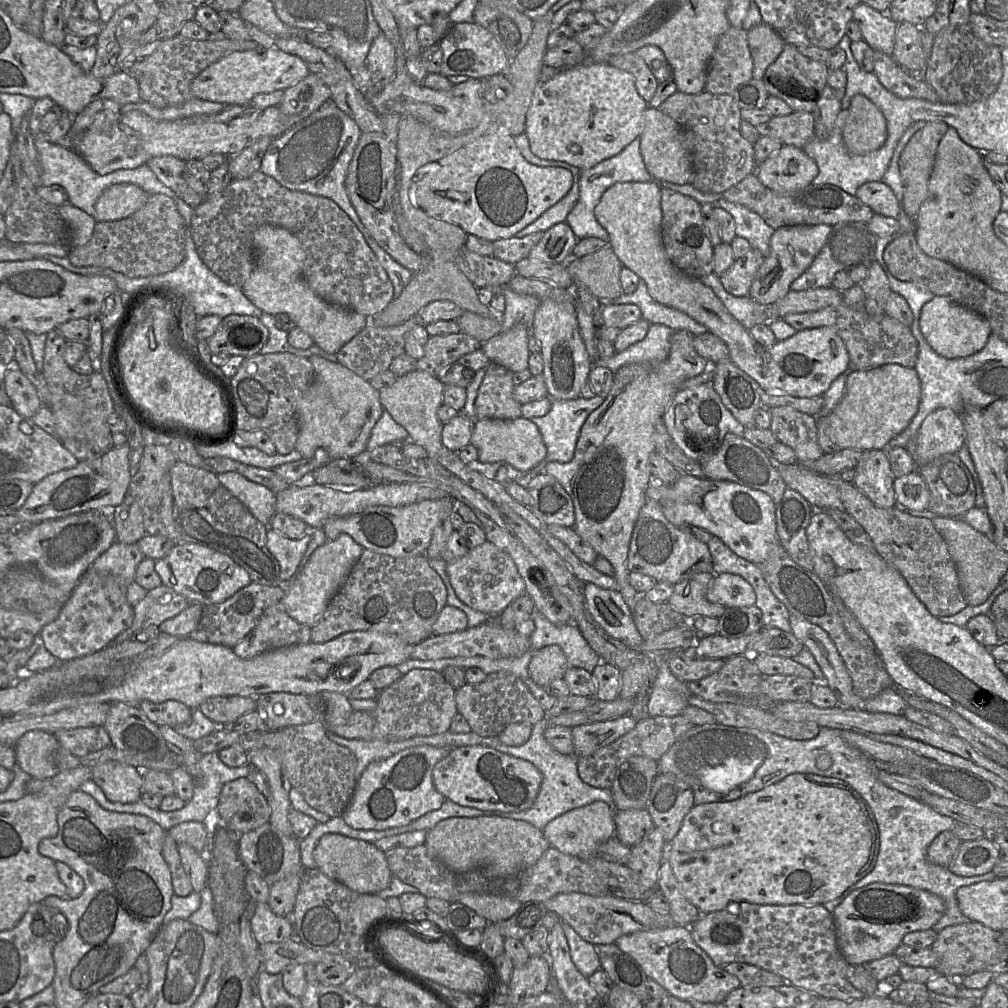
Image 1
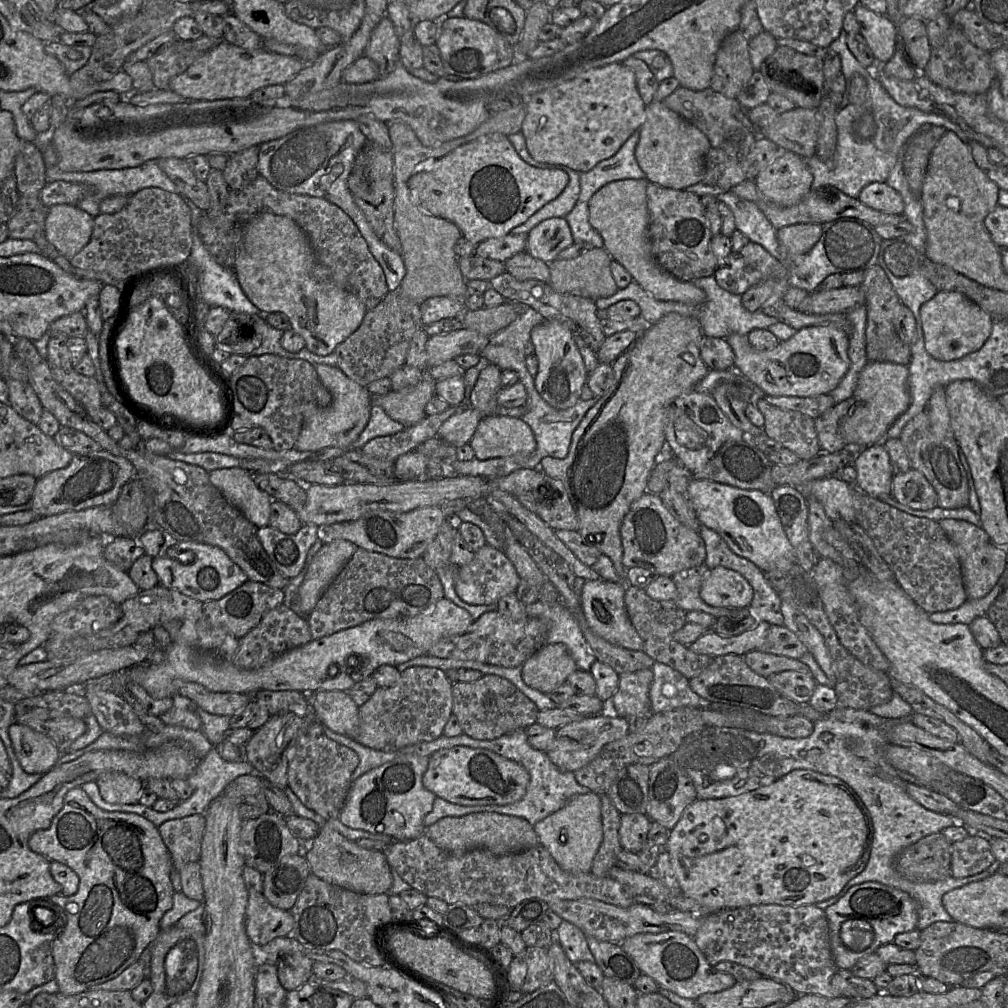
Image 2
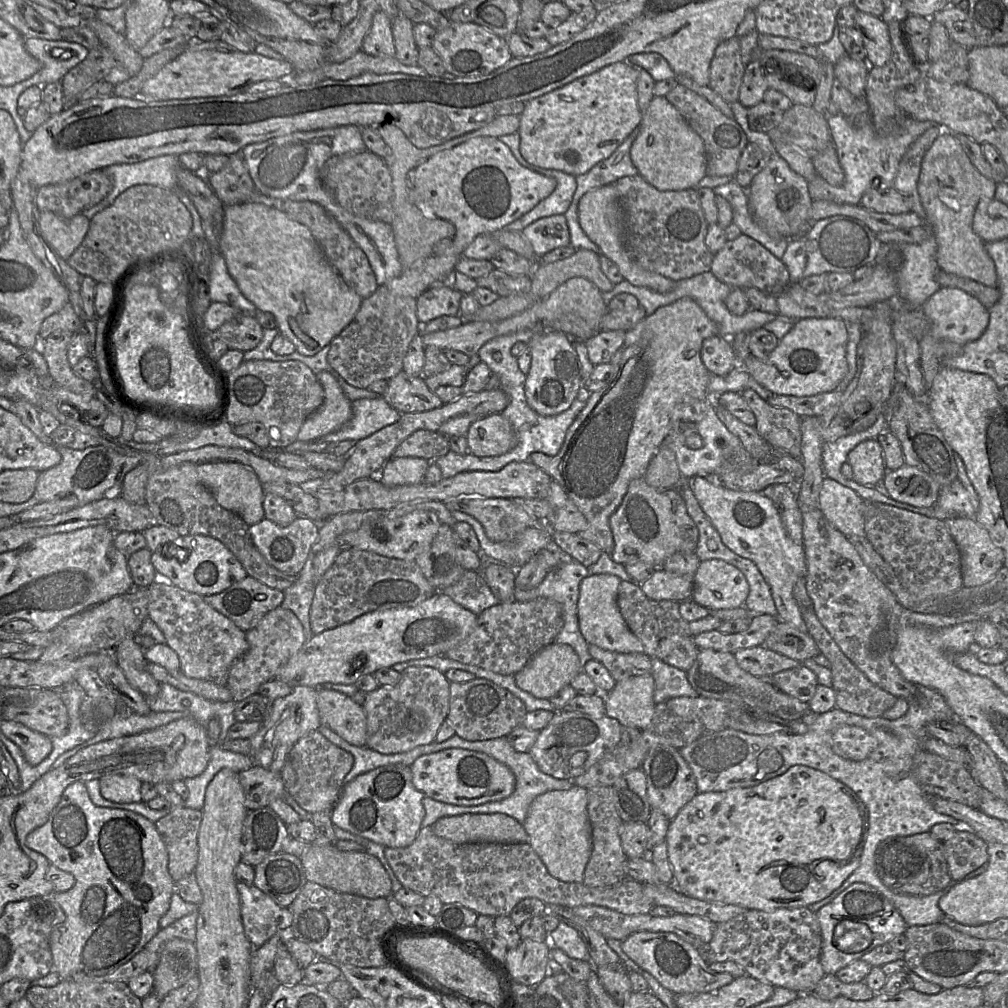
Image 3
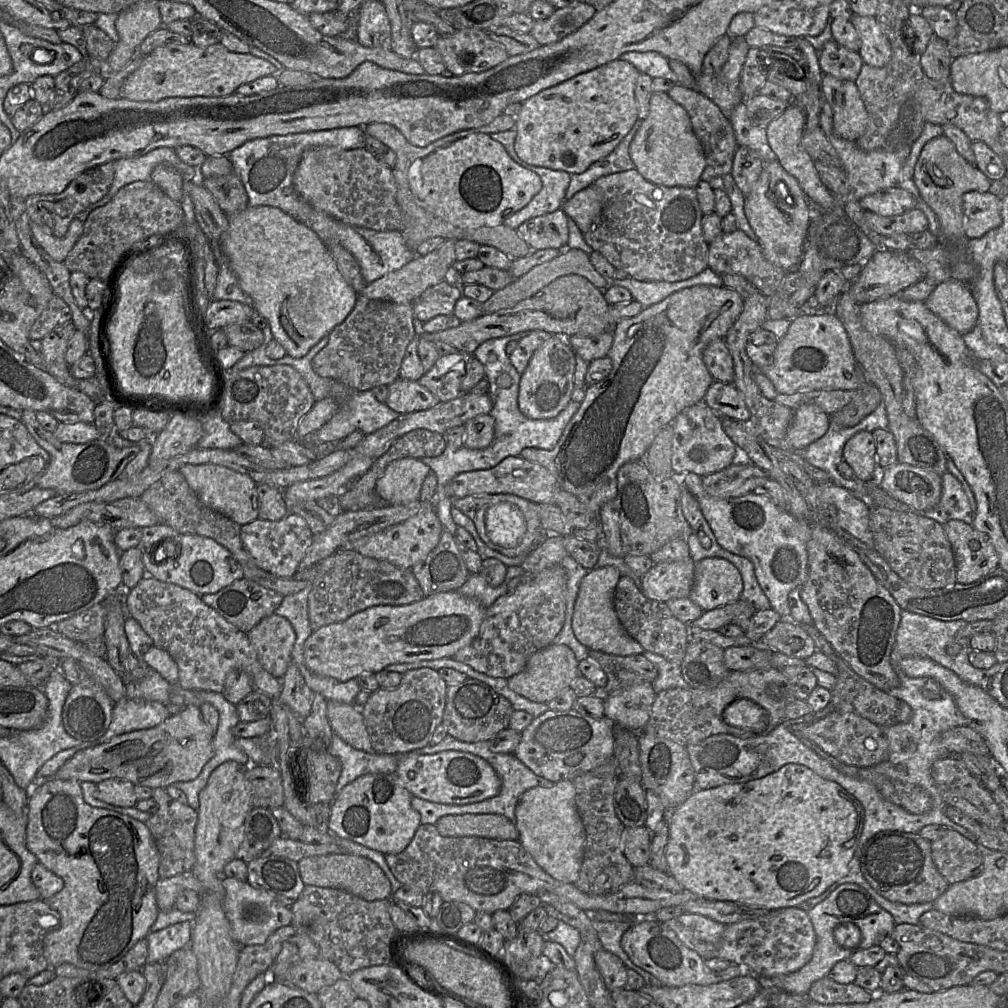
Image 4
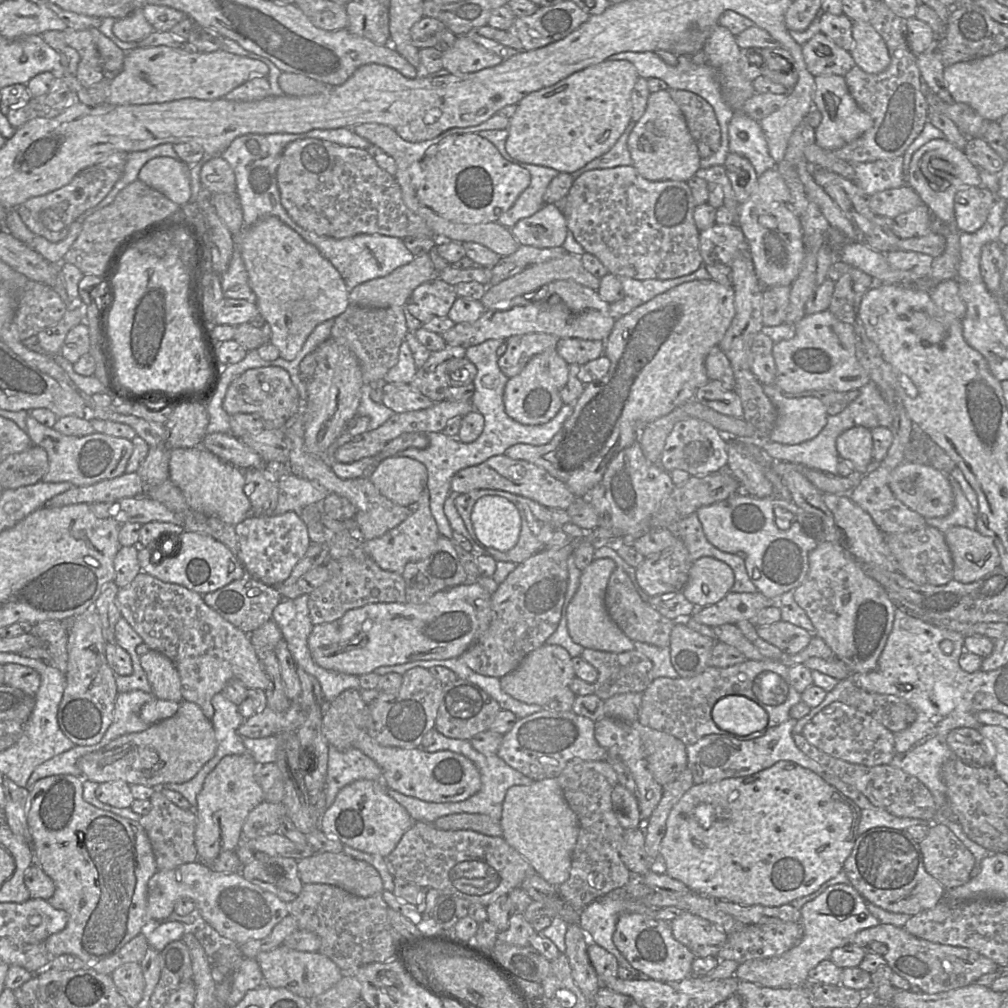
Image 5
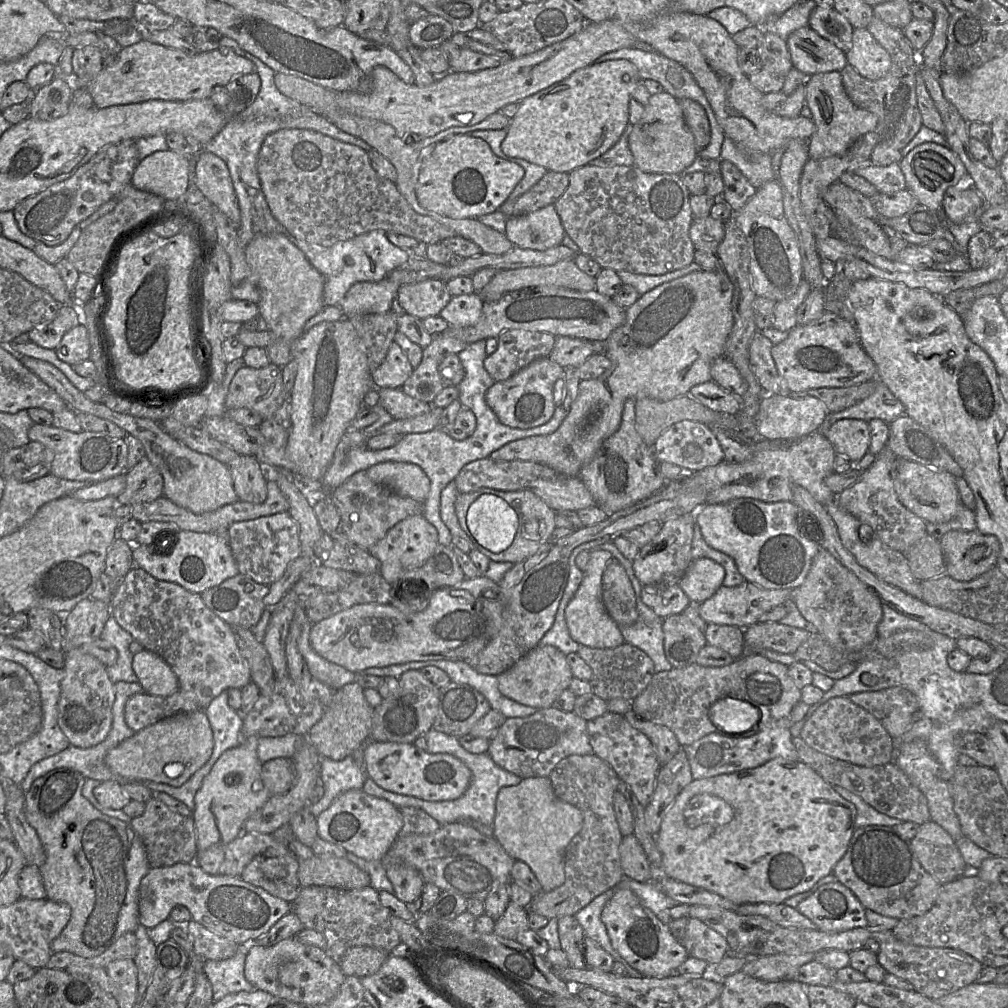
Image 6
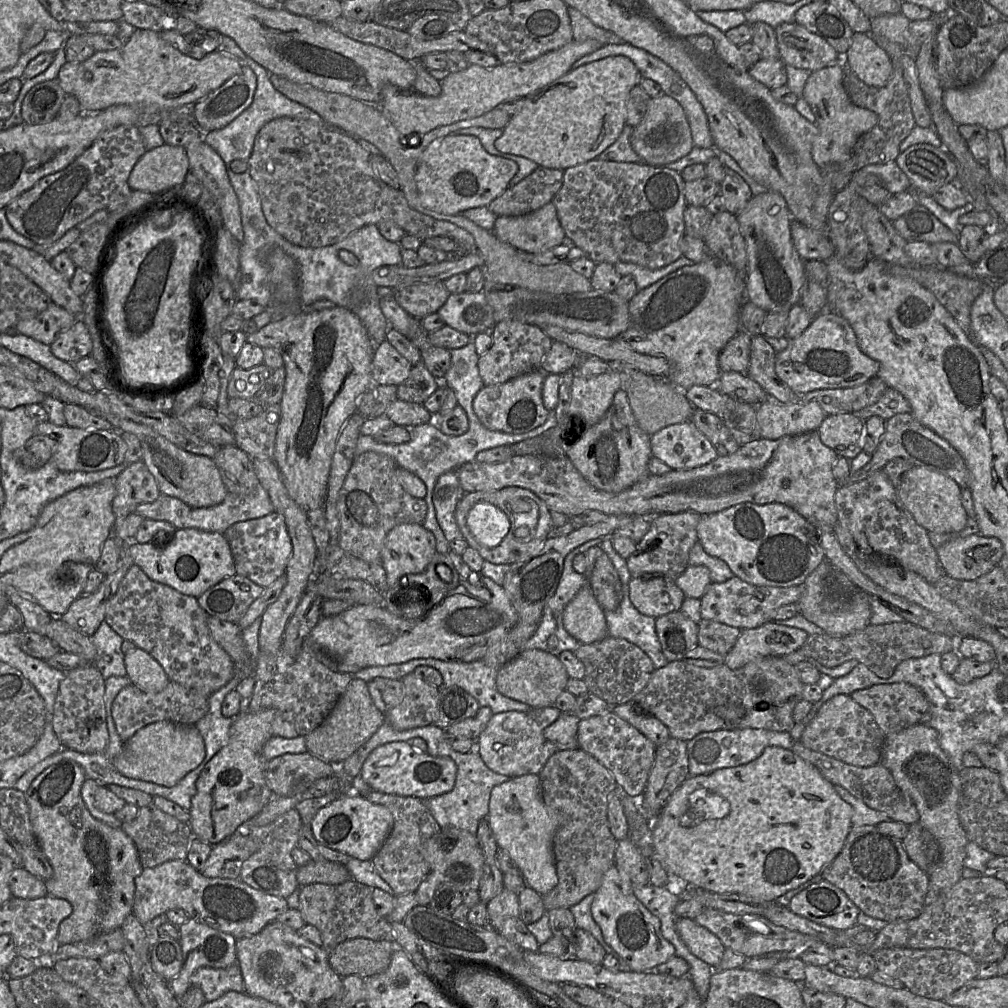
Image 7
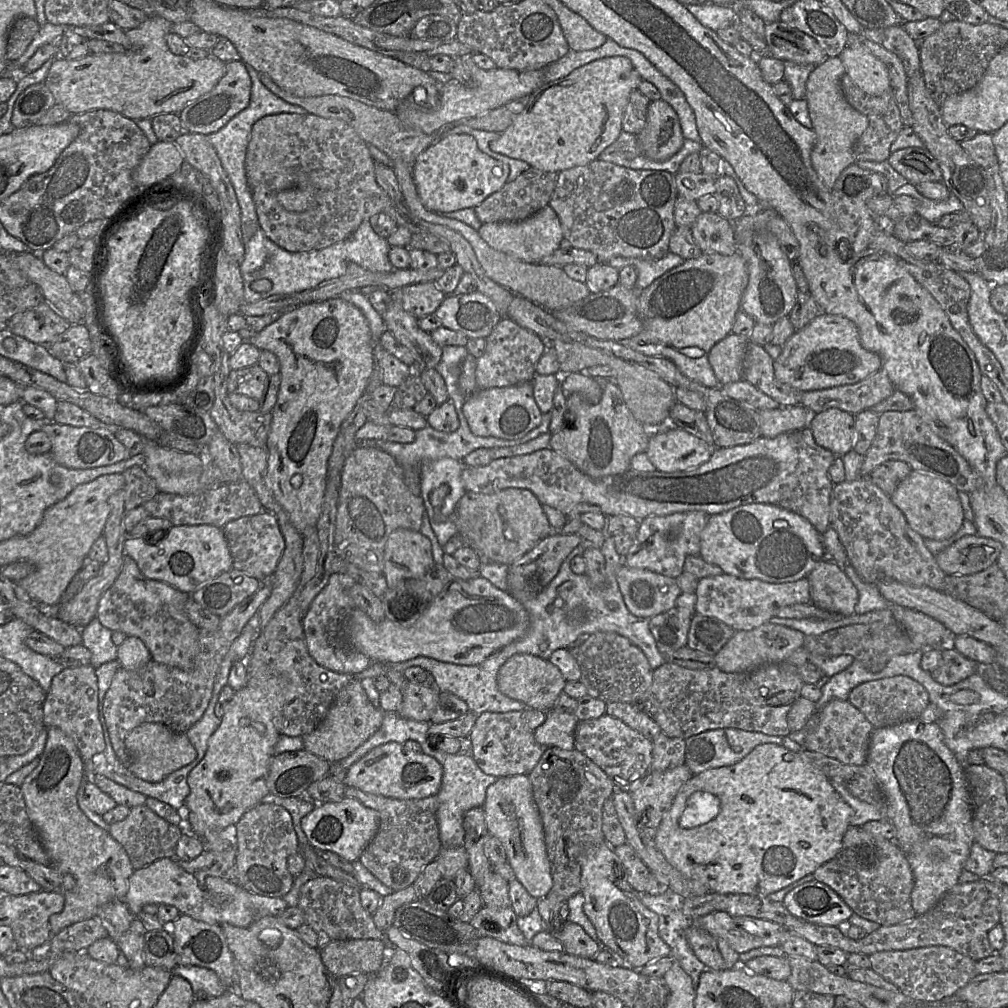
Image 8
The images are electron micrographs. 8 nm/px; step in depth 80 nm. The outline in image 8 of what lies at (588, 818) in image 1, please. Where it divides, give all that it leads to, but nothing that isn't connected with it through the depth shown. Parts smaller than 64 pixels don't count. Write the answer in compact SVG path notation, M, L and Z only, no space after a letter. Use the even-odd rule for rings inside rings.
M528 775L498 778L487 788L482 809L487 830L501 842L516 879L531 896L537 899L546 896L553 886L553 881L543 824Z

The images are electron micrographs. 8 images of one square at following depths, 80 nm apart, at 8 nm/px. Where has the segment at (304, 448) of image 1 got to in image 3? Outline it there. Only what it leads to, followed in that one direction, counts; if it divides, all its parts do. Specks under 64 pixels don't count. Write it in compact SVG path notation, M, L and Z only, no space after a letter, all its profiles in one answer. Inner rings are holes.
M327 371L316 375L324 389L324 401L303 422L297 436L300 441L316 440L338 430L352 414L352 401L344 394L338 376Z

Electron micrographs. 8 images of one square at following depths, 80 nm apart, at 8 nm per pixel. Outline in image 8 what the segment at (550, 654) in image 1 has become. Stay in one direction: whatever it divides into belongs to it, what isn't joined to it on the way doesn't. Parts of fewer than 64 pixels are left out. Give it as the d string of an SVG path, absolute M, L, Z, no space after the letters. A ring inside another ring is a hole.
M517 654L510 657L497 674L497 686L501 693L541 711L549 711L553 708L566 682L560 670L549 659L531 654Z

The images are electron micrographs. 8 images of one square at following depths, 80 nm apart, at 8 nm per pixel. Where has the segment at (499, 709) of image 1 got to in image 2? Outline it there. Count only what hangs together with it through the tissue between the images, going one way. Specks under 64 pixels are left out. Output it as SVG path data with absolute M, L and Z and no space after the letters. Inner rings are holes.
M483 675L474 682L452 684L454 715L467 736L492 740L536 723L539 709L514 684L497 675Z

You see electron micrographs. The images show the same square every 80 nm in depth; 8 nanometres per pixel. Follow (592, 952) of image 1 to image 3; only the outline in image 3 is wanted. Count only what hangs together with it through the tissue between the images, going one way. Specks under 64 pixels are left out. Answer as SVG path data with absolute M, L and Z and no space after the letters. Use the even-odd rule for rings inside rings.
M561 922L558 927L548 933L545 943L549 949L557 947L573 959L591 960L587 947L579 932L568 924Z

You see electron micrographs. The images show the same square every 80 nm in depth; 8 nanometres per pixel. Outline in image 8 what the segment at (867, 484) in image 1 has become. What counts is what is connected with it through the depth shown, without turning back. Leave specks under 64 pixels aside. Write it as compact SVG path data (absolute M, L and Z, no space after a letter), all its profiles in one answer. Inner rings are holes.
M830 408L812 416L809 423L817 445L843 456L852 451L855 439L855 415Z

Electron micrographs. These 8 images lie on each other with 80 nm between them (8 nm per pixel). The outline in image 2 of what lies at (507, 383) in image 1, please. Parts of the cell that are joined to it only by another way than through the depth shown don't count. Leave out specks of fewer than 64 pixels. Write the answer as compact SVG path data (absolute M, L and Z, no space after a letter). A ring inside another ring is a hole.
M488 362L480 371L471 392L470 406L485 415L500 413L501 408L497 403L497 393L501 388L501 369Z

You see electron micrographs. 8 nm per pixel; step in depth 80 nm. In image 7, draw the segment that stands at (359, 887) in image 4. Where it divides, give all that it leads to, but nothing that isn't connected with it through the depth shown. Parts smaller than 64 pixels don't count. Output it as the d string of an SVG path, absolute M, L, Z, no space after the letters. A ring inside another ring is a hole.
M310 860L297 870L297 881L300 887L312 883L338 885L351 879L351 874L344 865L328 860Z

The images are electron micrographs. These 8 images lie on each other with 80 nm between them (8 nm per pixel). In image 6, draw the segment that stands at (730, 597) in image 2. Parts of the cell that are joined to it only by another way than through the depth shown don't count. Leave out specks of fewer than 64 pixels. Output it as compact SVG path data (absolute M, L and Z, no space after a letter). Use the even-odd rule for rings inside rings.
M708 558L693 560L679 581L681 590L692 602L702 603L723 586L724 568Z

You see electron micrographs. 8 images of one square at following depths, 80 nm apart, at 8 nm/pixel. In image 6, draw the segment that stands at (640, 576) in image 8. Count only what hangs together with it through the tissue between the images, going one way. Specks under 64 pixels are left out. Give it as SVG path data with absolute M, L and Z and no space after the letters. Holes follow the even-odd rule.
M678 584L643 585L640 598L661 618L681 614L691 602Z

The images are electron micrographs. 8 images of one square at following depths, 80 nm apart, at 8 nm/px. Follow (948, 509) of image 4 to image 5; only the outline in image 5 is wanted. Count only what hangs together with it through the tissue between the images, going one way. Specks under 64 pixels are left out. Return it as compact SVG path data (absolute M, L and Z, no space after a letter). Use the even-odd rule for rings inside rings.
M950 474L947 476L954 494L954 507L944 517L925 518L926 525L937 528L943 534L953 526L976 530L976 514L973 512L971 504L965 497L959 483Z

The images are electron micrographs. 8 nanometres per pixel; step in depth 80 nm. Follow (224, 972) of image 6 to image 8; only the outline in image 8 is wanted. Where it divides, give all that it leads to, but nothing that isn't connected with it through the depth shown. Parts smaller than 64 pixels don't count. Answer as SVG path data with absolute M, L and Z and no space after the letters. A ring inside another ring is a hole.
M178 964L171 972L172 975L181 976L187 980L195 996L203 990L208 998L215 998L228 989L213 970L205 967Z

